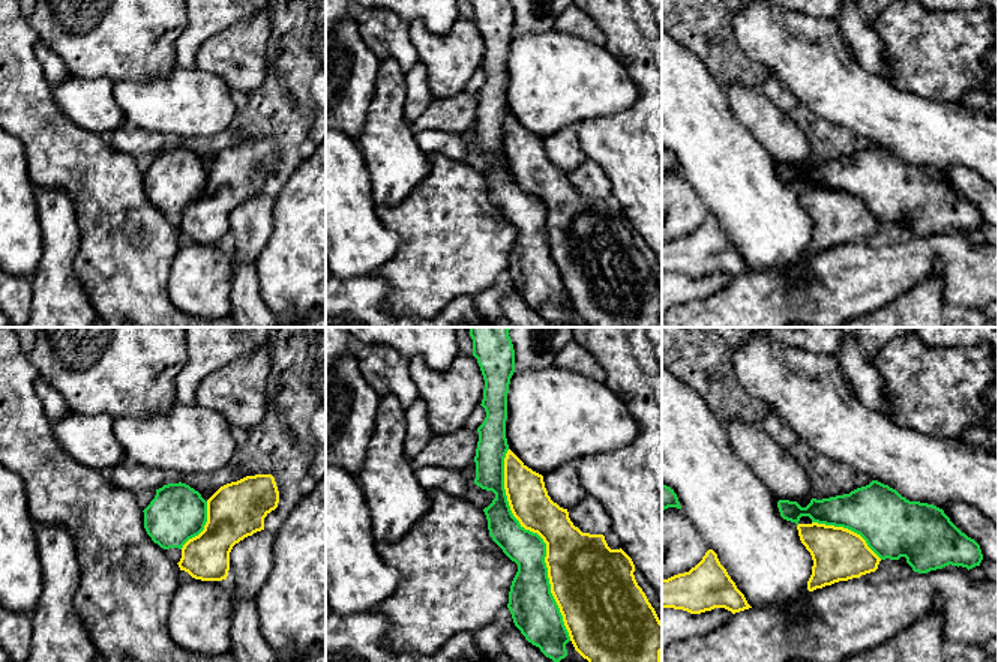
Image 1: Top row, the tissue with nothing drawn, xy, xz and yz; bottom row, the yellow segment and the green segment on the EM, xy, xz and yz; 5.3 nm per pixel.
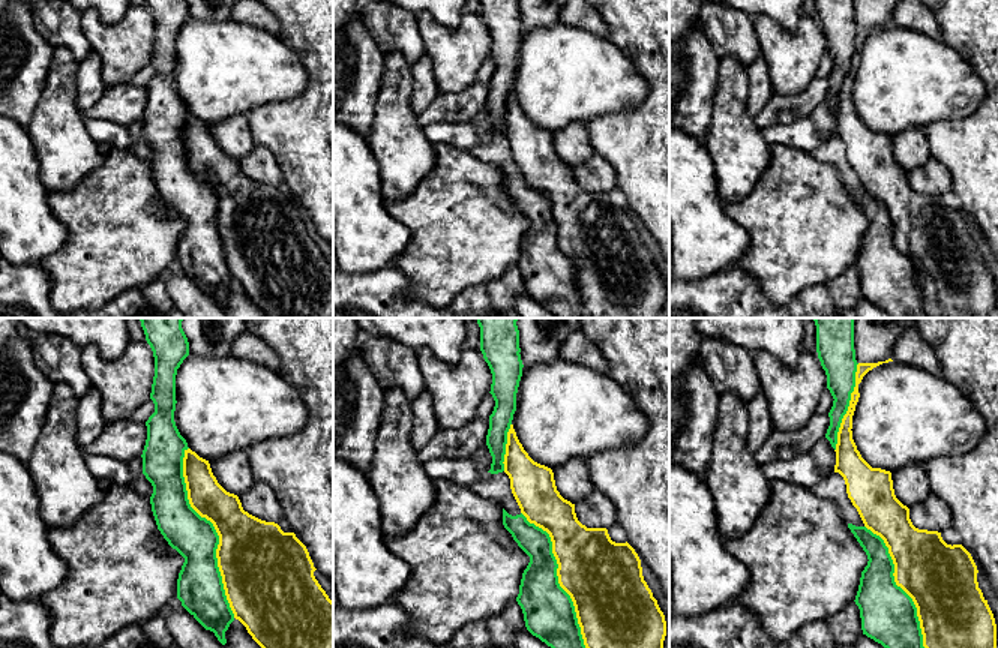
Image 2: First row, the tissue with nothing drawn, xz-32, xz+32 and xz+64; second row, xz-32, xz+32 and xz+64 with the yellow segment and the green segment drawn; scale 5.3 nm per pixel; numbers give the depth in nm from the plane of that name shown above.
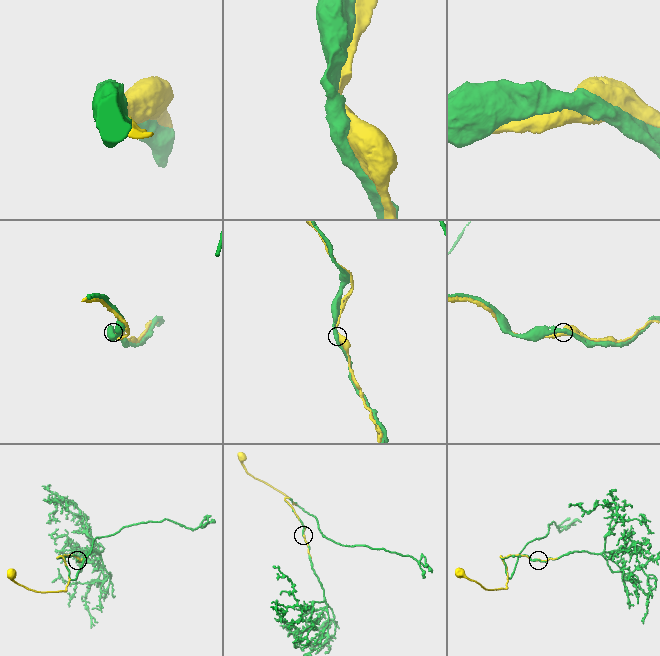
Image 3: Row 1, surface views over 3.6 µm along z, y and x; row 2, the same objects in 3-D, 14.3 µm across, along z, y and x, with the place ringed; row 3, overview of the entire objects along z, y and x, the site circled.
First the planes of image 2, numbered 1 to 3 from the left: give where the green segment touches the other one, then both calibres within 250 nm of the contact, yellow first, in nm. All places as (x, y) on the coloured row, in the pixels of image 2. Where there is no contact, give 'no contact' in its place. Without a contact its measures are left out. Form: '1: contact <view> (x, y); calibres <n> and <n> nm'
1: contact xz-32 (216, 531); calibres 400 and 240 nm
2: contact xz+32 (557, 575); calibres 400 and 280 nm
3: contact xz+64 (898, 585); calibres 380 and 300 nm

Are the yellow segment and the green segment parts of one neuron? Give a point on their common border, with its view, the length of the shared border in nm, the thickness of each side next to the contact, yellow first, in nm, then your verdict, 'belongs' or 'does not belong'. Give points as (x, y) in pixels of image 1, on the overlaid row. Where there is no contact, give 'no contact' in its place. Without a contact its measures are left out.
meets yellow in xz at (544, 541); contact 1100 nm long; 360 nm thick on the yellow side, 190 nm on the other; belongs

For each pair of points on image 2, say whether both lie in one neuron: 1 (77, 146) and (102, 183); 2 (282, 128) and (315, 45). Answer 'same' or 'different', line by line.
1: different
2: same

